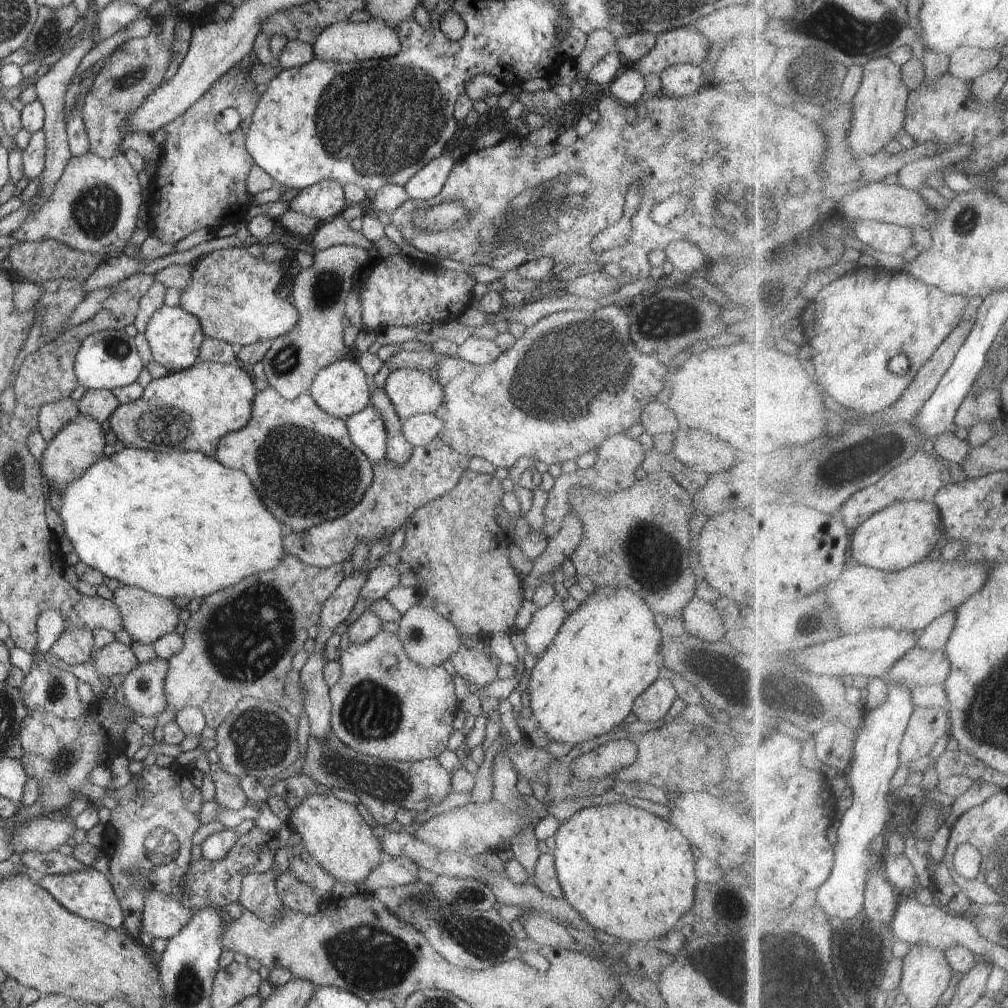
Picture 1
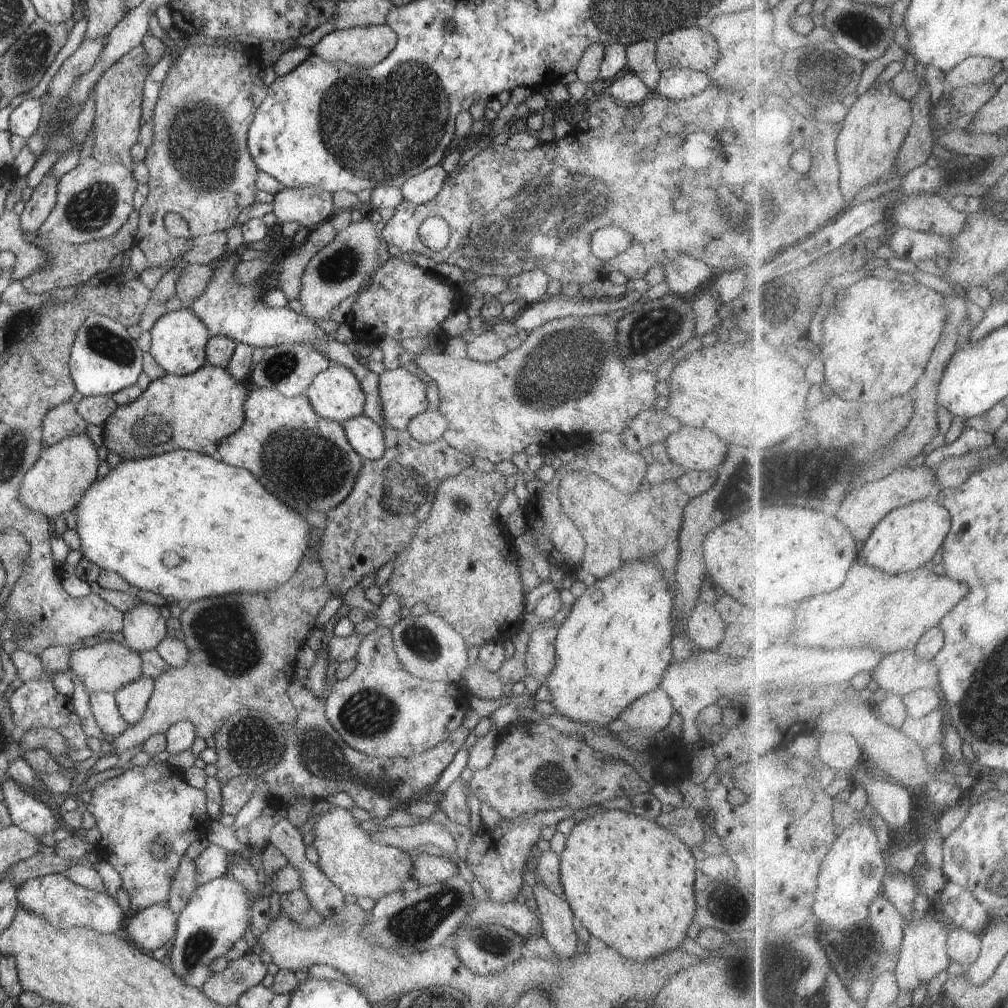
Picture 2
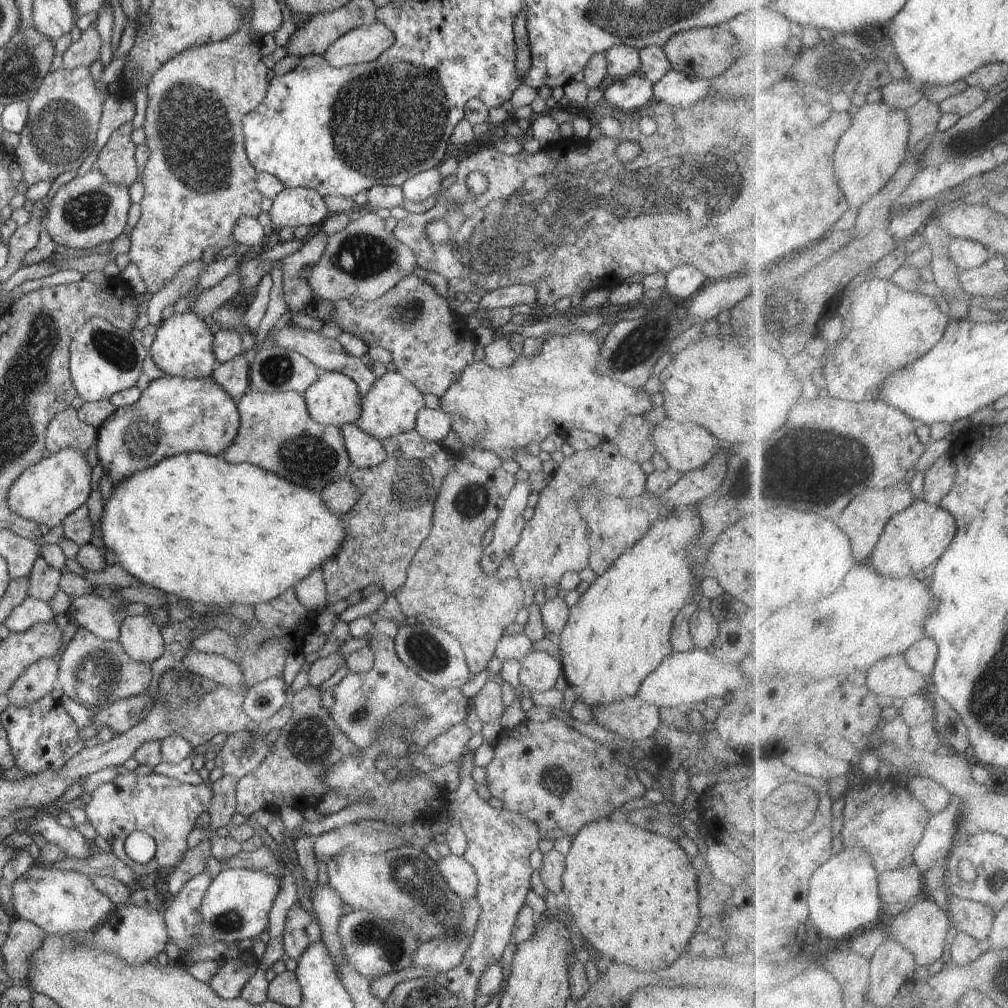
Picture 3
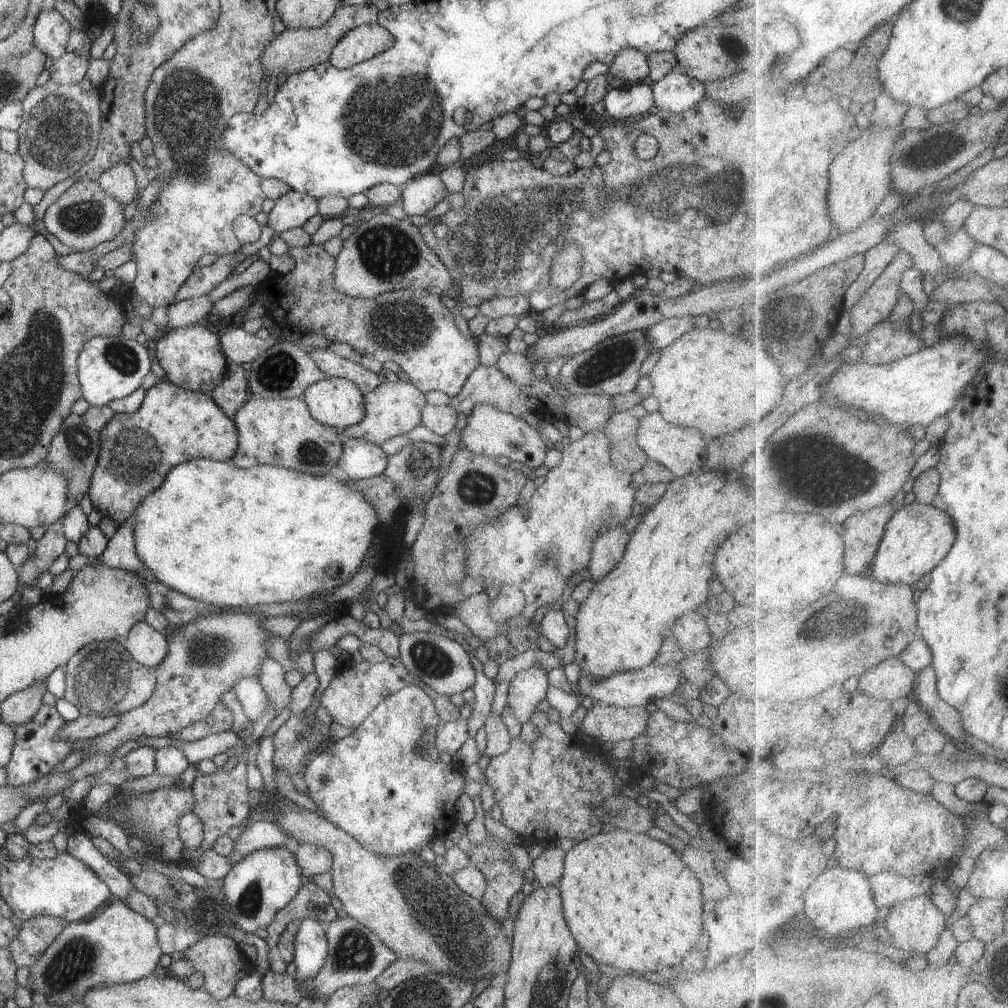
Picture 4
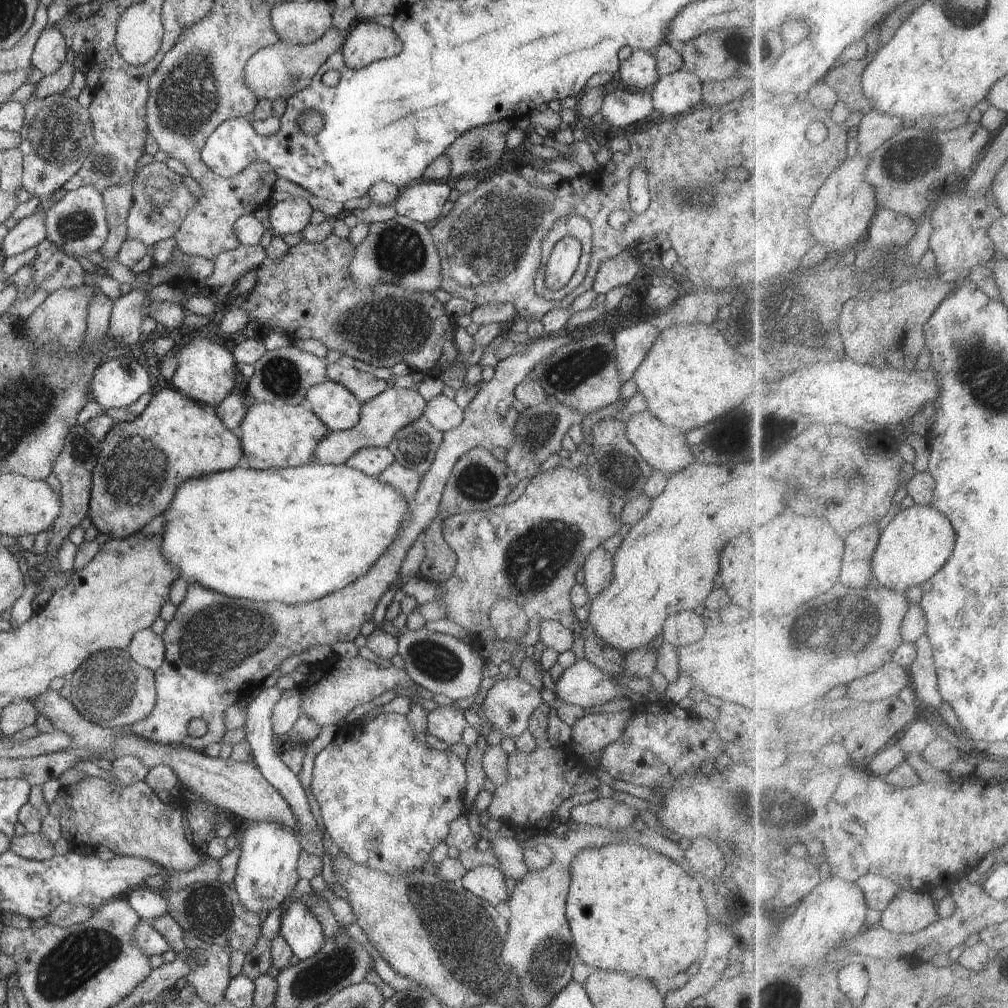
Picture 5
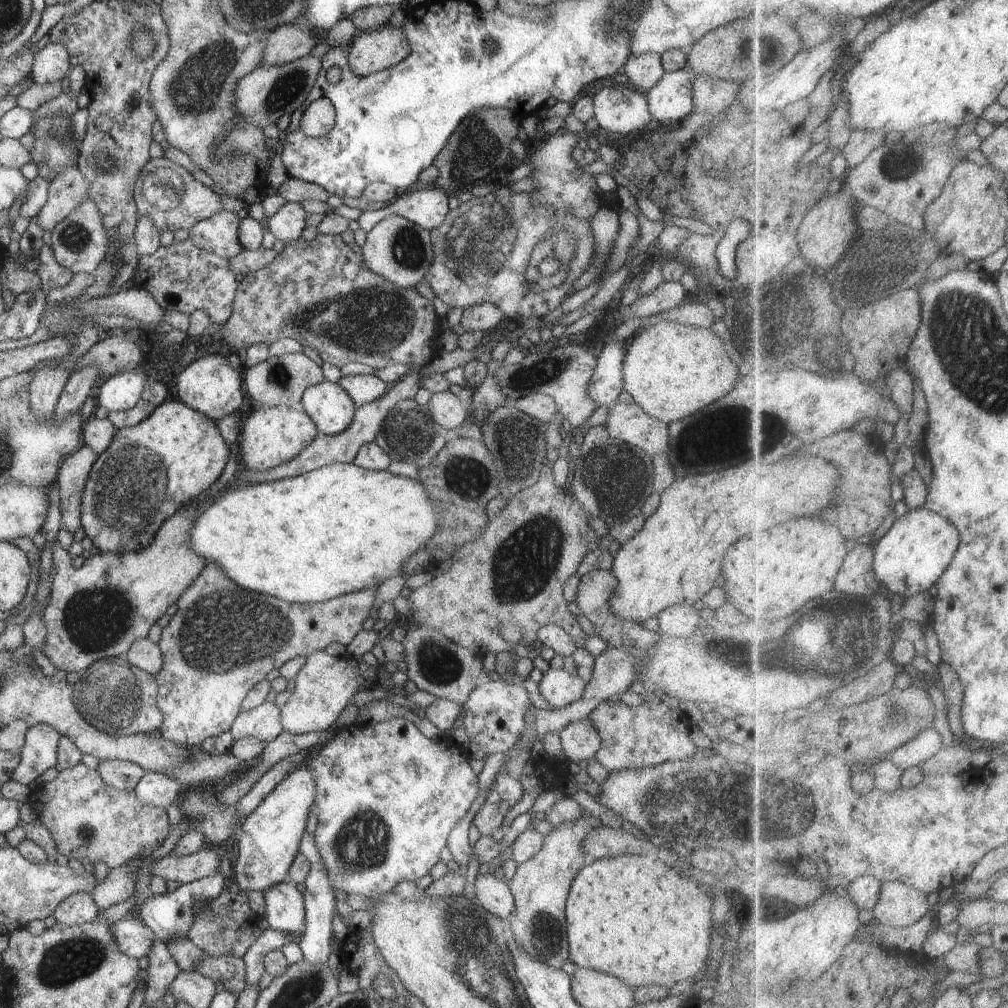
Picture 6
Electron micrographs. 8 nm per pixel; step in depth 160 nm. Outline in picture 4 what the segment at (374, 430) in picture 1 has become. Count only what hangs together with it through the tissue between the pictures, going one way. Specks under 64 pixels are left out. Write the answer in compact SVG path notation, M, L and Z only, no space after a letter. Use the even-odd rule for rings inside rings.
M346 438L337 466L352 480L369 479L383 474L387 458L381 445Z

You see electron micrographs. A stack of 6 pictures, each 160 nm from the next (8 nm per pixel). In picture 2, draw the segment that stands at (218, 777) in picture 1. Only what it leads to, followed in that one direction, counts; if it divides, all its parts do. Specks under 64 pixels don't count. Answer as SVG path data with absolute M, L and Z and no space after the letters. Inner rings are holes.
M250 775L233 777L229 782L223 783L221 785L222 813L237 815L252 797L256 783L257 780Z

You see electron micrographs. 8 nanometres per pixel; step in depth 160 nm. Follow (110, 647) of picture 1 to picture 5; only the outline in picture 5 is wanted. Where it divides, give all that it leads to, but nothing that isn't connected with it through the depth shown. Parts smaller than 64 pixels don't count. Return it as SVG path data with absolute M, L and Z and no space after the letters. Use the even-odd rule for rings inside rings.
M106 649L89 656L72 676L71 697L68 699L92 724L103 727L128 727L144 720L154 708L157 699L155 671L140 666L130 653L122 649Z

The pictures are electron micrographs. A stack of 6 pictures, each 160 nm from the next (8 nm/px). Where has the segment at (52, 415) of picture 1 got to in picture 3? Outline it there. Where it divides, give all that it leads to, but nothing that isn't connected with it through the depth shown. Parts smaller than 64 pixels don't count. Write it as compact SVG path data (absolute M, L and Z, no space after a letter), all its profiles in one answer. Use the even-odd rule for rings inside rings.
M72 406L53 416L45 434L46 447L52 454L62 449L74 449L86 455L96 441L97 429L82 422Z

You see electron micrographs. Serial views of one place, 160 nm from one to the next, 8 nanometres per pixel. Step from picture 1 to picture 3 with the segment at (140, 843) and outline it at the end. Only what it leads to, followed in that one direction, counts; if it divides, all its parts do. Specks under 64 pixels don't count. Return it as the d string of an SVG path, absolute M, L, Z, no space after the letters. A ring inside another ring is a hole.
M127 772L116 776L112 781L102 783L91 793L92 799L85 806L89 822L97 835L108 840L114 854L135 872L137 883L142 882L148 874L161 867L174 866L188 850L186 837L195 828L200 813L206 813L213 797L208 782L191 785L164 775ZM134 831L149 834L157 846L154 858L149 863L137 863L128 858L125 840Z

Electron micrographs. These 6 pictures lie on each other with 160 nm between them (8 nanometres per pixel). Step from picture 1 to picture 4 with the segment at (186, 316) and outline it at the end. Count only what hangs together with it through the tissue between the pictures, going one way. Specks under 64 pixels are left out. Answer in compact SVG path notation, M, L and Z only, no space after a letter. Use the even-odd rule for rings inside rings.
M205 321L172 329L156 342L156 360L165 370L168 381L180 388L210 395L223 381L227 360L216 334L205 328Z

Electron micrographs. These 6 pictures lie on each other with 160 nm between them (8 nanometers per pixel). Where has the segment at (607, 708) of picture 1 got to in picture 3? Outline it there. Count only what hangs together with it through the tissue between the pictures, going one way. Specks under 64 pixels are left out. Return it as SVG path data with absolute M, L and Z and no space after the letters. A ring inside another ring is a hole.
M675 507L674 510L664 518L660 517L656 522L646 530L644 536L640 537L638 542L632 545L632 548L623 552L613 563L608 567L608 570L597 576L594 582L589 585L588 590L580 595L578 602L569 609L568 620L564 630L560 634L560 662L563 666L563 674L569 686L574 688L578 699L582 700L588 706L611 703L619 701L626 697L634 697L640 683L647 676L656 670L656 667L663 661L663 658L672 654L671 647L671 630L675 616L681 611L681 608L686 605L696 594L696 578L692 572L691 562L688 562L687 550L693 542L699 537L702 525L699 512L696 507Z

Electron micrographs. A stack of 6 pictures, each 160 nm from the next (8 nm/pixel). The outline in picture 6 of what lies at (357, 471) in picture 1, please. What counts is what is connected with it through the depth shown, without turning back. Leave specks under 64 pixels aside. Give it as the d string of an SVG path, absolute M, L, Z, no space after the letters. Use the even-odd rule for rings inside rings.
M256 407L242 428L238 445L241 462L251 471L269 471L288 462L310 444L318 434L316 424L302 409L279 407Z

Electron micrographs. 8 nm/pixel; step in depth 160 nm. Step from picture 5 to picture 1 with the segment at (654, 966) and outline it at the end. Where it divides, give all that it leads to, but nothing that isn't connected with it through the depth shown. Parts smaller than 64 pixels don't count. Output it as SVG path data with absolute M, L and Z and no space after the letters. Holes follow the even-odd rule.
M623 801L614 804L607 803L587 807L577 812L567 822L560 825L554 838L556 842L556 849L554 851L555 869L560 886L562 887L563 899L596 931L602 930L606 934L620 938L621 941L647 943L650 940L662 939L666 937L666 934L670 930L680 928L681 918L691 912L695 899L695 884L698 881L696 863L690 849L691 843L668 820L663 820L661 817L656 817L644 809L633 807Z

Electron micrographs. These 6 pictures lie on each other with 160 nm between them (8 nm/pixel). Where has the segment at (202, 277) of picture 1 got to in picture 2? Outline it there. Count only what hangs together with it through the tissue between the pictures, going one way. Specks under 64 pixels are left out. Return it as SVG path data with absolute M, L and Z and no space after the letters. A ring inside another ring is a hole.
M229 252L220 258L220 266L215 267L212 274L212 282L206 286L206 290L188 306L195 316L208 328L210 337L222 336L234 340L237 344L244 343L252 347L261 347L263 350L280 344L297 343L310 344L318 352L324 352L332 364L350 368L360 382L365 395L363 415L374 420L381 427L384 424L384 412L382 412L382 400L379 392L379 376L370 372L360 360L358 355L352 354L347 344L335 340L333 335L325 334L319 326L304 314L296 314L289 307L270 308L264 304L260 297L261 287L256 282L250 285L240 284L236 280L236 266L240 266L242 260L237 252Z

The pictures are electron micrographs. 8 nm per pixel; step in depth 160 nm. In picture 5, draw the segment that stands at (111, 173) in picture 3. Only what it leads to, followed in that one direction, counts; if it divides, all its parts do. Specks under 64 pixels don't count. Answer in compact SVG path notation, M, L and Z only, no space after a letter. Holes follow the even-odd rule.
M132 183L112 185L102 194L110 227L106 242L99 250L109 261L116 261L121 244L127 239L127 214L133 201Z

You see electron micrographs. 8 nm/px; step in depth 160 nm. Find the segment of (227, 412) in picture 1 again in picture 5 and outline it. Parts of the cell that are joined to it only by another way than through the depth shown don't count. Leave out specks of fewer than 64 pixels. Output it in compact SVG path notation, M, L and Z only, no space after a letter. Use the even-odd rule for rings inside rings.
M164 388L156 391L156 394L153 394L152 400L148 403L144 412L136 420L125 423L115 422L110 432L106 435L106 438L100 443L100 446L99 459L92 471L89 517L91 523L98 529L99 534L106 534L110 539L125 539L133 534L140 533L146 525L150 524L152 519L162 515L169 508L174 497L177 495L178 489L188 479L233 469L243 456L239 436L224 426L213 406L194 402L194 400L180 394L176 389L172 390L172 388Z

